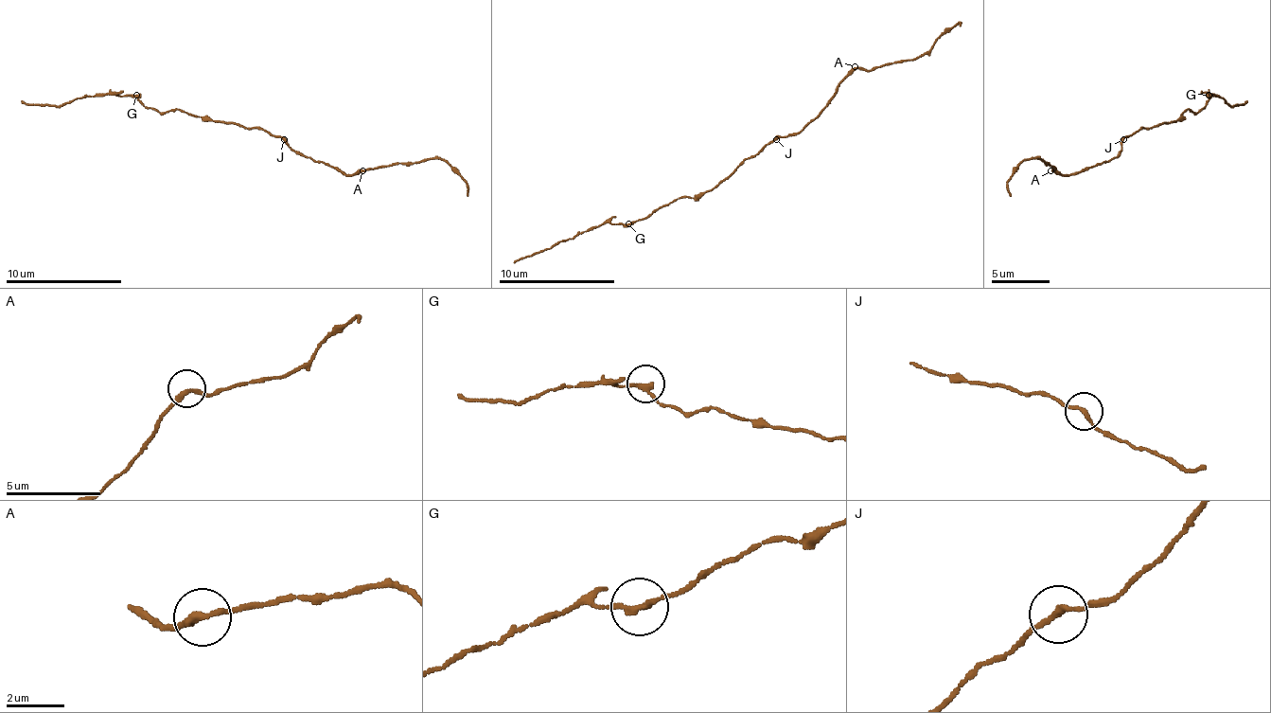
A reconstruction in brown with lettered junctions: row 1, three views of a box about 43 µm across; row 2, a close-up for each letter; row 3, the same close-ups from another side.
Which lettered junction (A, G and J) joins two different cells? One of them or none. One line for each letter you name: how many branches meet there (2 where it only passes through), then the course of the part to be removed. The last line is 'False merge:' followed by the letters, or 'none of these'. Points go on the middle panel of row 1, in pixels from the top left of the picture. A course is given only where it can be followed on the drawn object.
G: branches 2; course (628, 223), (591, 226), (550, 249), (515, 264)
False merge: G

